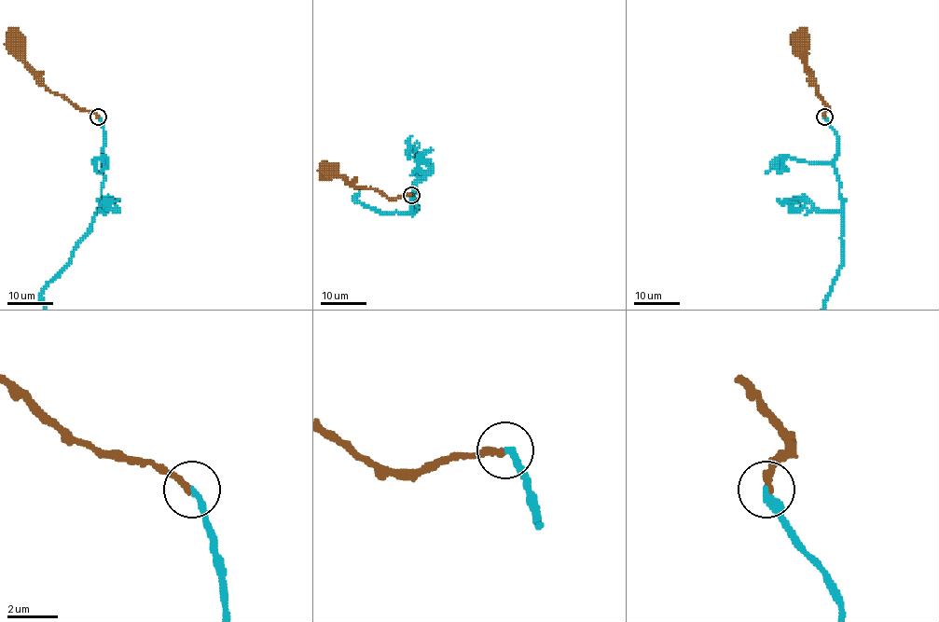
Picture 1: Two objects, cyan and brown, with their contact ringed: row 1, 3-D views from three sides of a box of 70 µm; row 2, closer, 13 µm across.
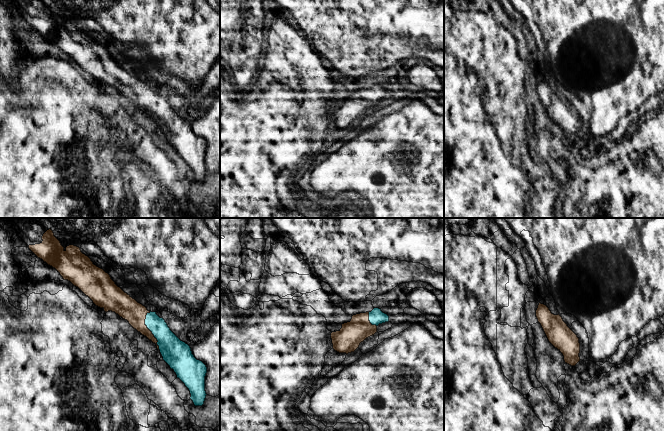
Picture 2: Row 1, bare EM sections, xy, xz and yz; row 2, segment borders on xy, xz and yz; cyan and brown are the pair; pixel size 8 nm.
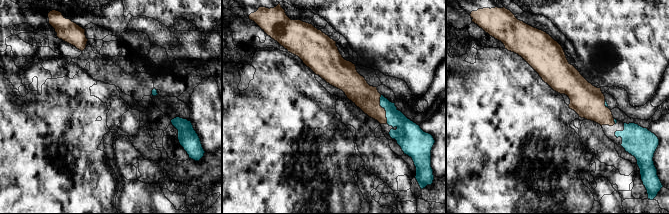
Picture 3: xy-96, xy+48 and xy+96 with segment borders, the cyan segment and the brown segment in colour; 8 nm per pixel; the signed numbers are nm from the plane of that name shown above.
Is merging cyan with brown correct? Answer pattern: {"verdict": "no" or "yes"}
{"verdict": "yes"}

